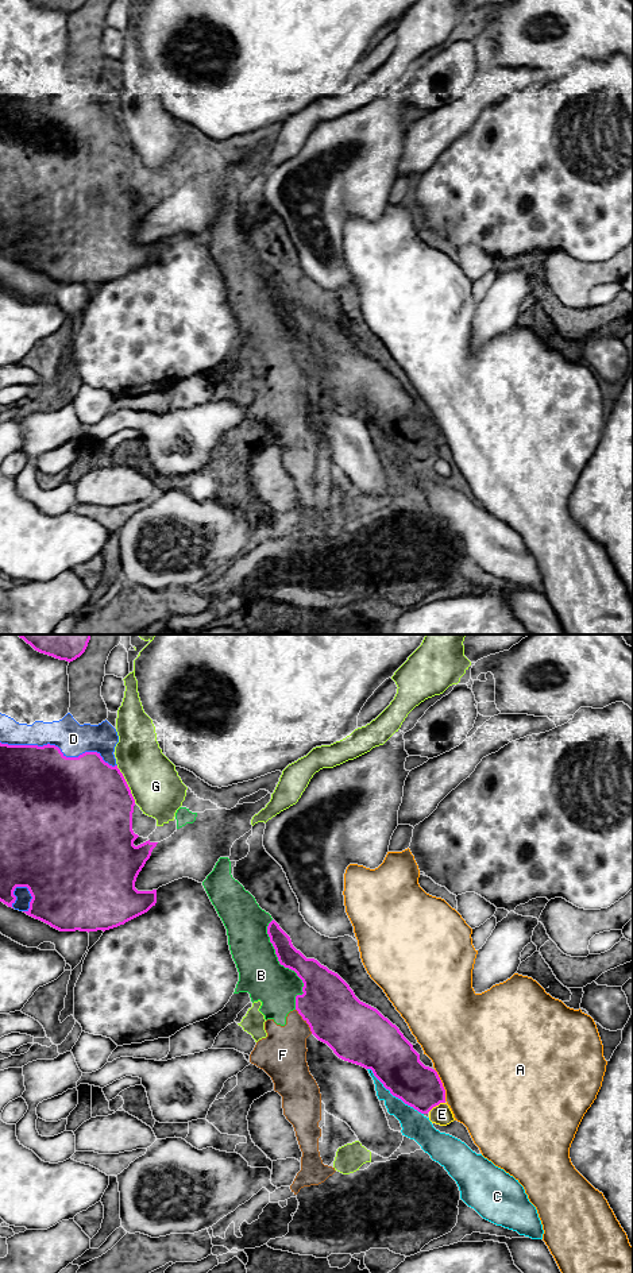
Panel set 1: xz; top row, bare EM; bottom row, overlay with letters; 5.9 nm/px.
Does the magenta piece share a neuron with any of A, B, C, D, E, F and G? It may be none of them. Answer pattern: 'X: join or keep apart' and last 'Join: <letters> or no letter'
A: keep apart
B: keep apart
C: keep apart
D: keep apart
E: keep apart
F: keep apart
G: keep apart
Join: no letter

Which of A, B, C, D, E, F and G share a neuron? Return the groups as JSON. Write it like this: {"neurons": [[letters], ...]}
{"neurons": [["A"], ["B", "F"], ["C"], ["D"], ["E"], ["G"]]}

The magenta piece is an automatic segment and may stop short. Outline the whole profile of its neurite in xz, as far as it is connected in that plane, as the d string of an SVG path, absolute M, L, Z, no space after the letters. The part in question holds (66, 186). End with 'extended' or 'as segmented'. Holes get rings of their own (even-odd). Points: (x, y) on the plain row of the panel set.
M0 94L0 254L12 259L16 252L13 247L15 240L27 239L32 251L30 261L23 265L59 283L105 283L147 265L157 255L157 242L138 243L135 234L158 194L148 192L138 198L134 197L134 193L139 189L132 182L134 158L135 151L117 117L109 117L97 104L85 104L78 109L66 109L58 99L50 96L38 99Z; as segmented

